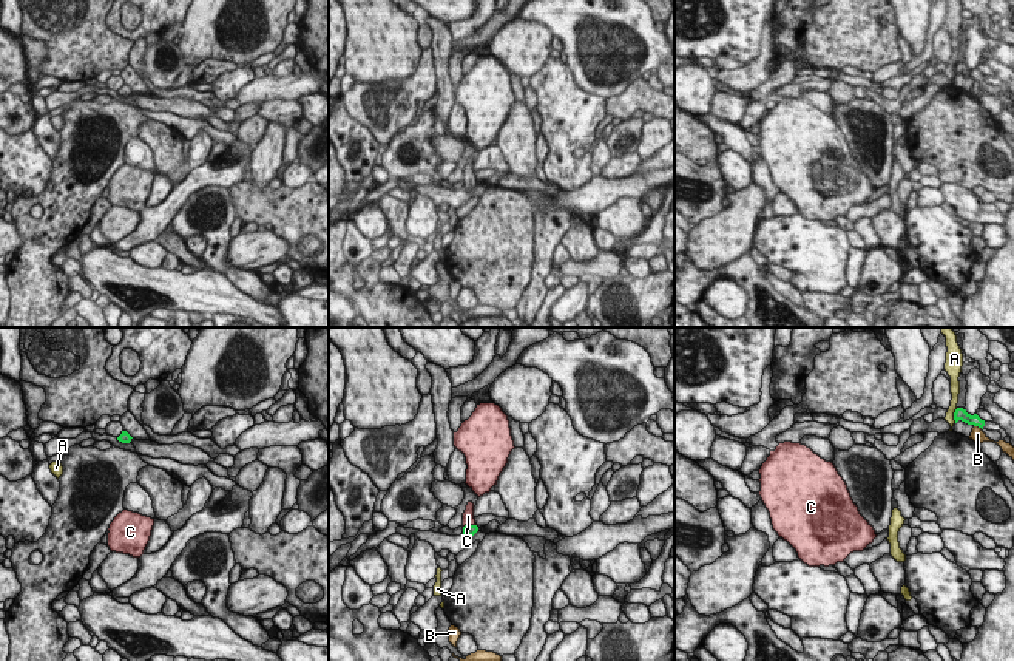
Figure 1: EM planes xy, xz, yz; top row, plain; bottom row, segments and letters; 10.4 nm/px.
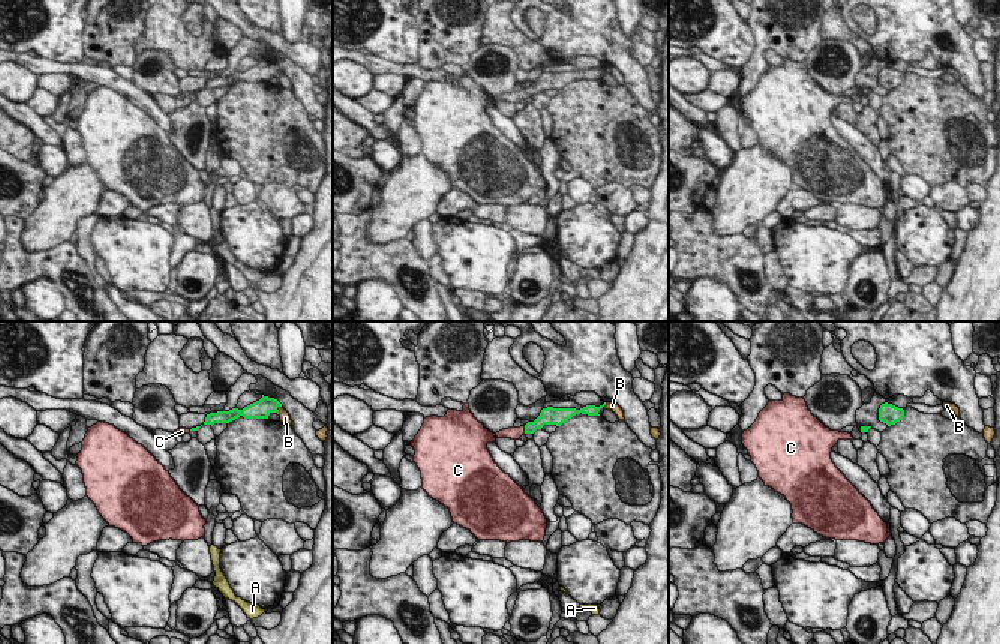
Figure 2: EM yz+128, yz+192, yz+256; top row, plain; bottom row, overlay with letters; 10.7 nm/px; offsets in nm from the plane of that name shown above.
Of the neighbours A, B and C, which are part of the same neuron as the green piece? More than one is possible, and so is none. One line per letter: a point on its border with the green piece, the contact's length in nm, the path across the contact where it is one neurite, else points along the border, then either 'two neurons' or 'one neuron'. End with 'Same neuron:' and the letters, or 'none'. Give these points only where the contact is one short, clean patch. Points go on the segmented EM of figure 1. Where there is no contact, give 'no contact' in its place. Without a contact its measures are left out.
A: meets green in yz at (954, 416); contact 160 nm long; border along yz (957, 408), (954, 422); two neurons
B: meets green in yz at (979, 427); contact 100 nm long; border along yz (974, 425), (982, 428); two neurons
C: meets green in xz at (469, 525); contact 150 nm long; runs through xz (468, 530), (469, 525), (468, 516); one neuron
Same neuron: C

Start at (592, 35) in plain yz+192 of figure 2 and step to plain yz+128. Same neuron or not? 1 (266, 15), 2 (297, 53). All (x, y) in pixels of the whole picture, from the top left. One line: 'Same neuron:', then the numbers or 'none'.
Same neuron: 1

